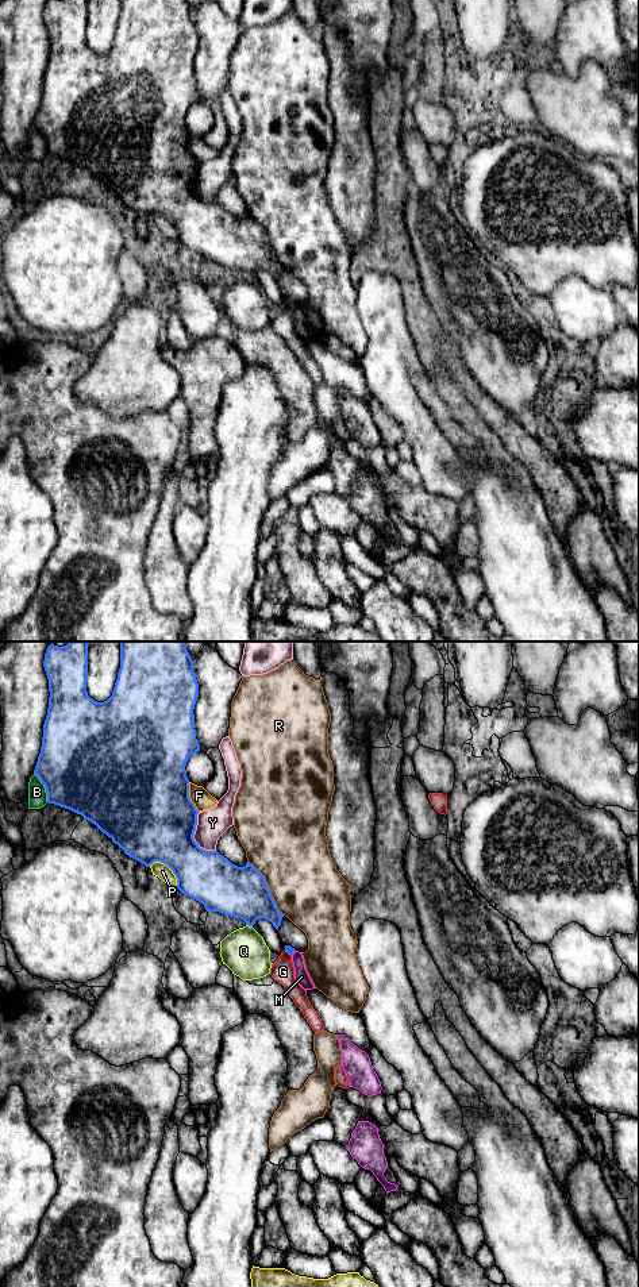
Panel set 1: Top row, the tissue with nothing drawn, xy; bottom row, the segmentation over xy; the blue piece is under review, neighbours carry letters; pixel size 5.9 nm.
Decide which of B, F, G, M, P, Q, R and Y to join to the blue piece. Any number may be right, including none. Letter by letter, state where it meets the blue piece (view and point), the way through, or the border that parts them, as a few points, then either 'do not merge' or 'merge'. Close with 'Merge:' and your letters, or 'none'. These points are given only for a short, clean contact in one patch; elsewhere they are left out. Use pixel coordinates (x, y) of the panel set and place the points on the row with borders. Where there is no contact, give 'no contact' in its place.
B: meets blue in xy at (45, 786); do not merge
F: meets blue in xy at (188, 797); do not merge
G: meets blue in xy at (288, 952); border along xy (284, 950), (291, 955); do not merge
M: meets blue in xy at (293, 952); runs through xy (288, 948), (293, 952), (301, 977); merge
P: meets blue in xy at (168, 866); do not merge
Q: meets blue in xy at (249, 925); do not merge
R: meets blue in xy at (268, 887); do not merge
Y: meets blue in xy at (192, 837); do not merge
Merge: M

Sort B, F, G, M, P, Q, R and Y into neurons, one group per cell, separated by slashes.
B / F / G / M / P / Q / R / Y

